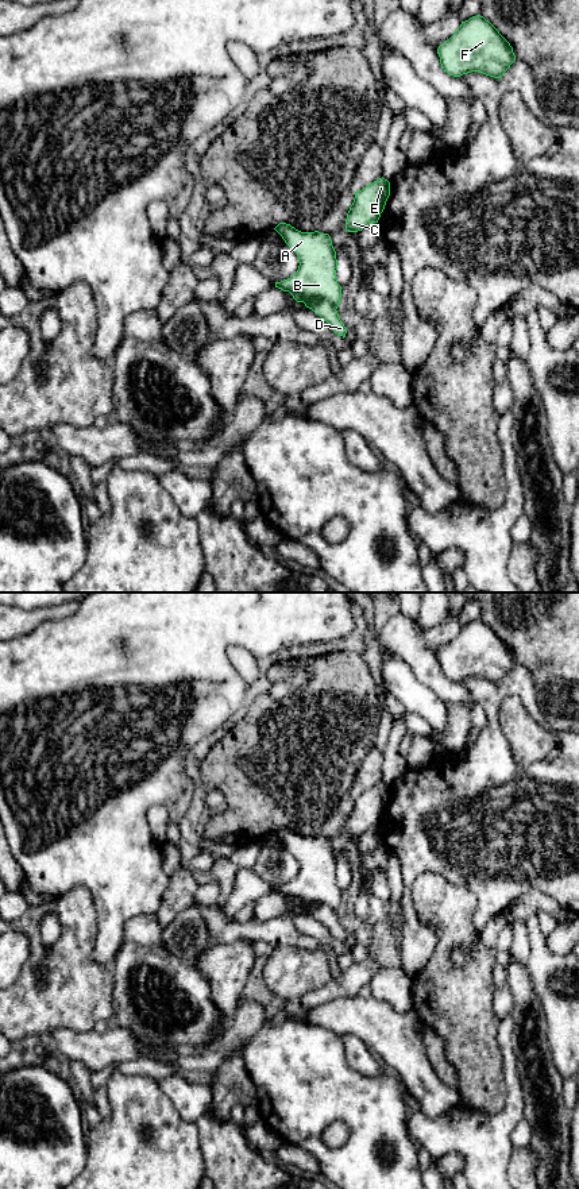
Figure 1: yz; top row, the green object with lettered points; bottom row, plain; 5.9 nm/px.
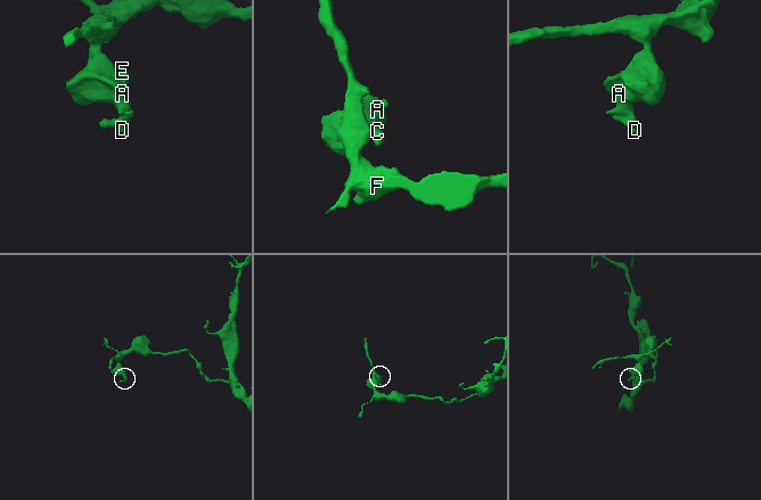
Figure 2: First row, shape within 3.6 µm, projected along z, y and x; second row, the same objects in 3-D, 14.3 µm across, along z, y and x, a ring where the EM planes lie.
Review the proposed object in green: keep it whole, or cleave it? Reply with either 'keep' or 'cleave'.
cleave

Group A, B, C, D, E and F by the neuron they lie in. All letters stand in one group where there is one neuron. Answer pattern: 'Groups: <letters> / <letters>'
Groups: A B C E F / D

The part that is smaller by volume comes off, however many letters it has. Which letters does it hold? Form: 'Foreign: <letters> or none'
Foreign: D

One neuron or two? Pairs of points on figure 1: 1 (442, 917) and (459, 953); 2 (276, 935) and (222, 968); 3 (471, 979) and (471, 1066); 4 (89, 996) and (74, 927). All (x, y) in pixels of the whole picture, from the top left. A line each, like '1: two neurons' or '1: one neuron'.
1: two neurons
2: two neurons
3: one neuron
4: one neuron

